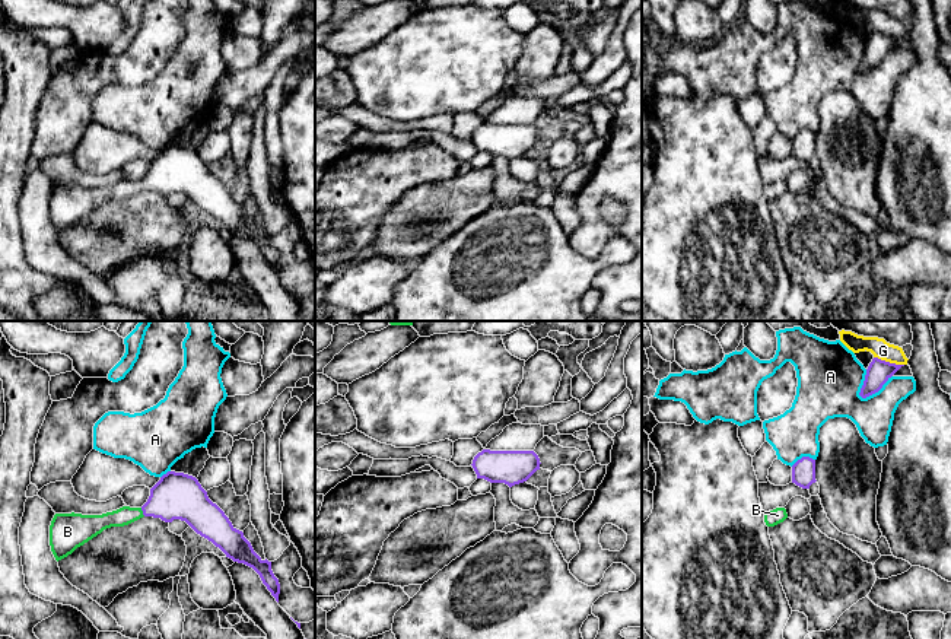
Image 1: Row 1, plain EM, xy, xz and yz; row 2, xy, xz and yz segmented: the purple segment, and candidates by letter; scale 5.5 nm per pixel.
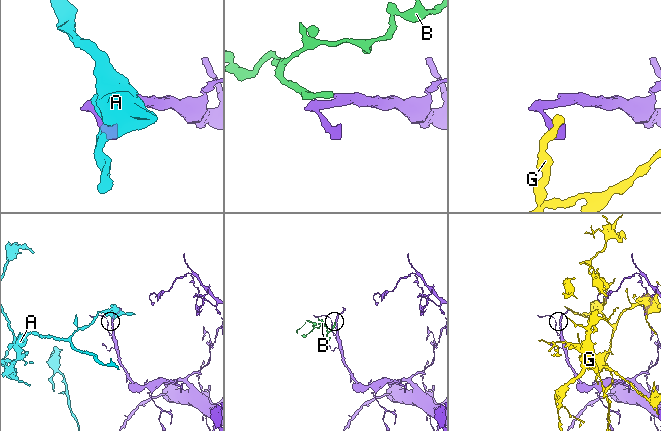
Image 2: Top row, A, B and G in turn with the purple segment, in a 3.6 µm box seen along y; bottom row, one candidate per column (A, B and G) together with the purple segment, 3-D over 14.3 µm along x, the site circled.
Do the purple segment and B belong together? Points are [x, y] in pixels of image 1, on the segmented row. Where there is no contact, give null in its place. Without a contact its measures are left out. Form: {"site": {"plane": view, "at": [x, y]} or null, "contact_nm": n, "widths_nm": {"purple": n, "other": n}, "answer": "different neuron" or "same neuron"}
{"site": {"plane": "xy", "at": [143, 512]}, "contact_nm": 50, "widths_nm": {"purple": 260, "other": 100}, "answer": "same neuron"}

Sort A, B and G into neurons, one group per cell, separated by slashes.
A / B / G

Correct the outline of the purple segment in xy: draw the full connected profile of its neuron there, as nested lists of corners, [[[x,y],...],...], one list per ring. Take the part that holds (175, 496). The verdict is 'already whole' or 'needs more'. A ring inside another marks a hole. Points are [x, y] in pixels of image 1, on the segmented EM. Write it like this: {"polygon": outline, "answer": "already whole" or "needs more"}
{"polygon": [[[184,473],[163,474],[141,508],[123,506],[102,515],[55,514],[50,525],[51,551],[58,562],[104,530],[124,527],[143,516],[160,518],[165,522],[185,521],[226,557],[252,568],[279,603],[280,584],[271,570],[271,562],[263,560],[254,551],[244,532],[209,499],[198,480]]], "answer": "needs more"}

